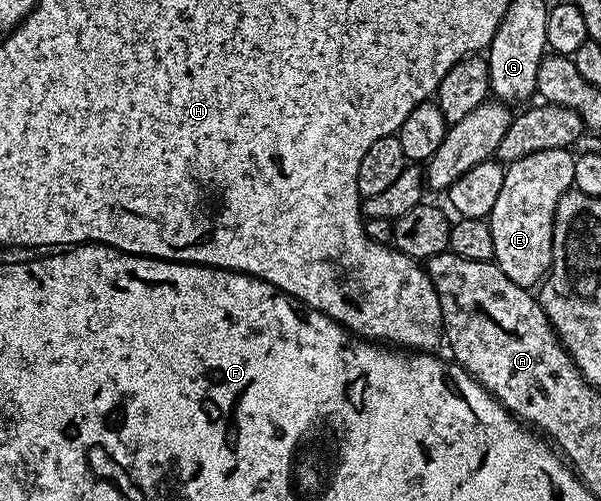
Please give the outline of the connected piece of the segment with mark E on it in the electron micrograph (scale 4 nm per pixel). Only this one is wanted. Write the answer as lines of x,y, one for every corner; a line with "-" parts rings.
567,149
534,151
534,155
507,162
502,192
486,218
494,239
494,264
504,272
506,279
525,287
536,287
544,281
552,263
552,225
556,222
558,199
562,199
564,192
574,186
575,162
576,157

